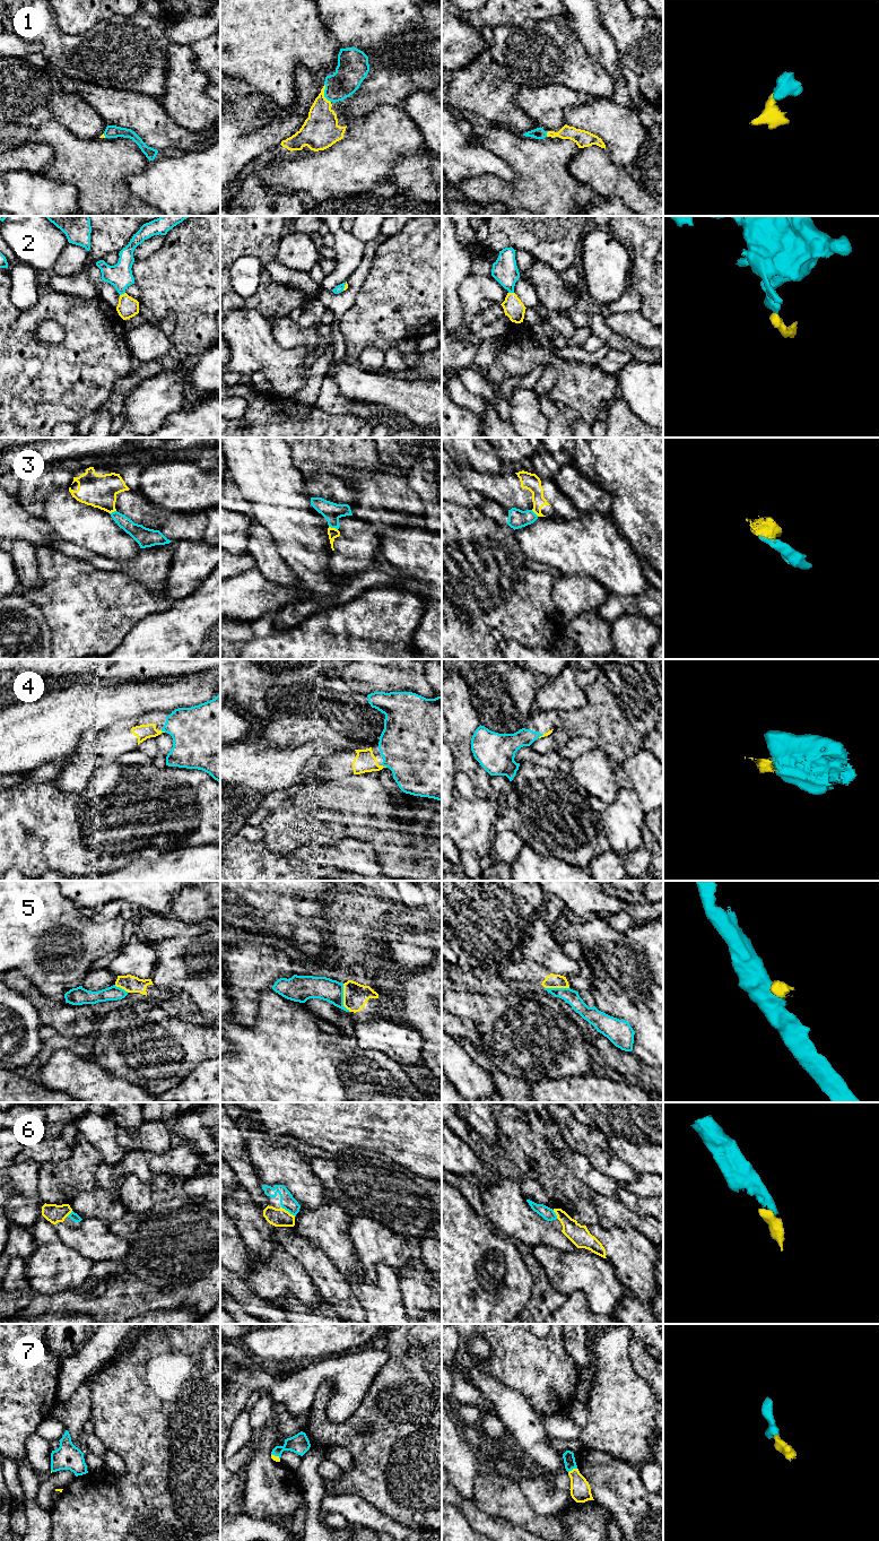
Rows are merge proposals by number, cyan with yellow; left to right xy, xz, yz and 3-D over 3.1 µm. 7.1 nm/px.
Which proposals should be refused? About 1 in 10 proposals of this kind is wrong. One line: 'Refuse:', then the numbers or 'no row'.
Refuse: 3, 5

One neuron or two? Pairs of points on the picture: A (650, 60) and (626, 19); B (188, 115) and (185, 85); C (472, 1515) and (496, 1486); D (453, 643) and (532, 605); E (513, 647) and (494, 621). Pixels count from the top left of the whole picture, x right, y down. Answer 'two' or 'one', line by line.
A: one
B: one
C: two
D: one
E: two

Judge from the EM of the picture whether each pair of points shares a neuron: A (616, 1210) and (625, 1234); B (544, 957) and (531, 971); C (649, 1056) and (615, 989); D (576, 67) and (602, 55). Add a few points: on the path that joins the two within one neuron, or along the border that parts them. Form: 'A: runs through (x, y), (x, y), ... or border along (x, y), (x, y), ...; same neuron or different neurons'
A: border along (599, 1223), (605, 1228), (633, 1228), (646, 1238); different neurons
B: border along (522, 957), (540, 963), (550, 972); different neurons
C: runs through (642, 1039), (642, 1016), (632, 1006); same neuron
D: border along (579, 39), (584, 49), (614, 78); different neurons

